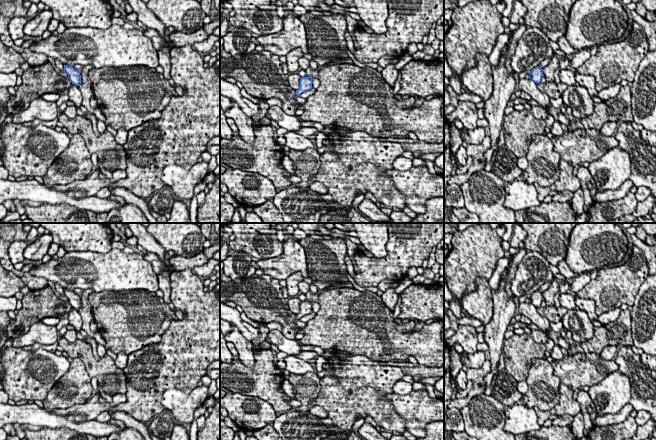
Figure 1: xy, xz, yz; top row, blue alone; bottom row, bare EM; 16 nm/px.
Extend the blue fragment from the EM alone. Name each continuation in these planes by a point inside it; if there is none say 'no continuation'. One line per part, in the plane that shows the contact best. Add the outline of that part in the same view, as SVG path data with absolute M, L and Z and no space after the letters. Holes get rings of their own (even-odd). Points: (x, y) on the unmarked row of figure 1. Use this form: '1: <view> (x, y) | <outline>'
no continuation

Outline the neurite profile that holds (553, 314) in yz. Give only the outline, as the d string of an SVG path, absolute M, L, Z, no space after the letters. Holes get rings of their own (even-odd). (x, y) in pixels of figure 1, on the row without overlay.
M546 306L546 307L537 307L538 313L546 317L549 322L558 323L561 321L562 316L568 312L568 310L564 307L556 308L555 306Z

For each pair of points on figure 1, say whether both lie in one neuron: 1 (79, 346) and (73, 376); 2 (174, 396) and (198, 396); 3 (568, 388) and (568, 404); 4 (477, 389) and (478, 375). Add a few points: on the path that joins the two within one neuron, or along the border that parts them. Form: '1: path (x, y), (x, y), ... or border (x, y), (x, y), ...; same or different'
1: border (74, 357), (77, 357), (82, 362), (90, 377); different
2: path (180, 398), (192, 398); same
3: path (568, 392), (568, 400); same
4: path (477, 386), (478, 378); same

